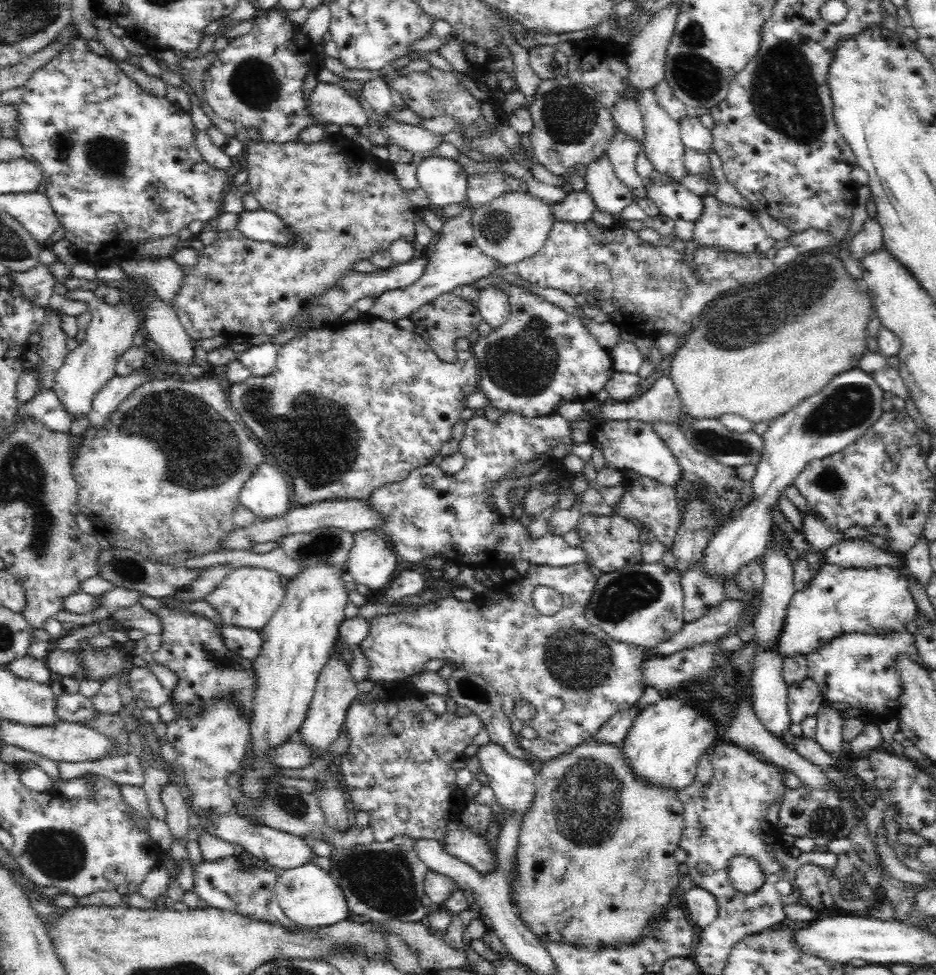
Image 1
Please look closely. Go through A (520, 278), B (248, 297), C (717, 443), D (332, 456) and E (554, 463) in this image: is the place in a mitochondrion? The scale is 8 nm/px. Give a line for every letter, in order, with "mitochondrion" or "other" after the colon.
A: other
B: other
C: mitochondrion
D: mitochondrion
E: other

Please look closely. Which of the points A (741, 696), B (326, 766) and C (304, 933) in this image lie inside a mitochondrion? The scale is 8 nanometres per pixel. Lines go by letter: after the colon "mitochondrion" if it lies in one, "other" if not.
A: other
B: other
C: other

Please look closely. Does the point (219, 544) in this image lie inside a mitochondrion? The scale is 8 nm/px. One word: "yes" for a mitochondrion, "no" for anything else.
no

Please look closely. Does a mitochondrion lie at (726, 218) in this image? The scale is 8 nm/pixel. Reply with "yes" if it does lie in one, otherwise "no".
no

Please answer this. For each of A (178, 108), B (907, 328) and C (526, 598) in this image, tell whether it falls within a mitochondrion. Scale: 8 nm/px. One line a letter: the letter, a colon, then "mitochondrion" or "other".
A: other
B: other
C: other

